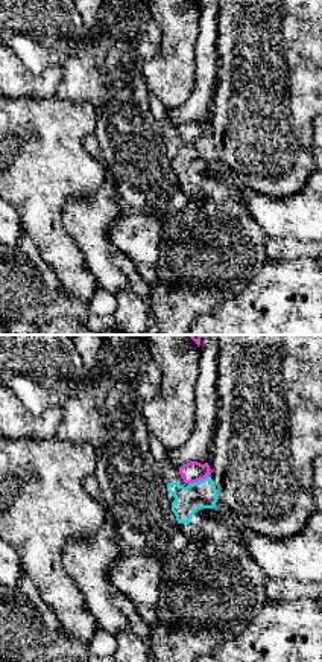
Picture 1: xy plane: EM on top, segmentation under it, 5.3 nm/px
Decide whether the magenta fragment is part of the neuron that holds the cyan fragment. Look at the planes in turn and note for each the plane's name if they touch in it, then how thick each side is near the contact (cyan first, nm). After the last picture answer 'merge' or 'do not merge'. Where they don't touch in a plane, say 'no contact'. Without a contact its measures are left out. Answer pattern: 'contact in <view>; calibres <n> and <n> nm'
contact in xy; calibres 150 and 110 nm

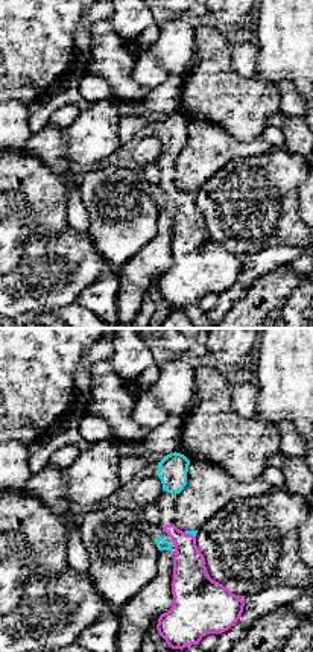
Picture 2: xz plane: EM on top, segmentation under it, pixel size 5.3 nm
contact in xz; calibres 30 and 190 nm

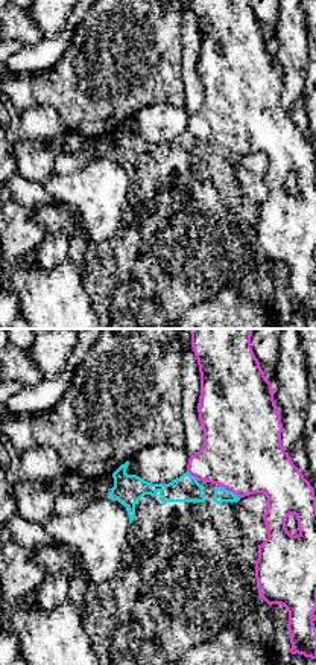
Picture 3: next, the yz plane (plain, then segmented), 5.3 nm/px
contact in yz; calibres 80 and 420 nm

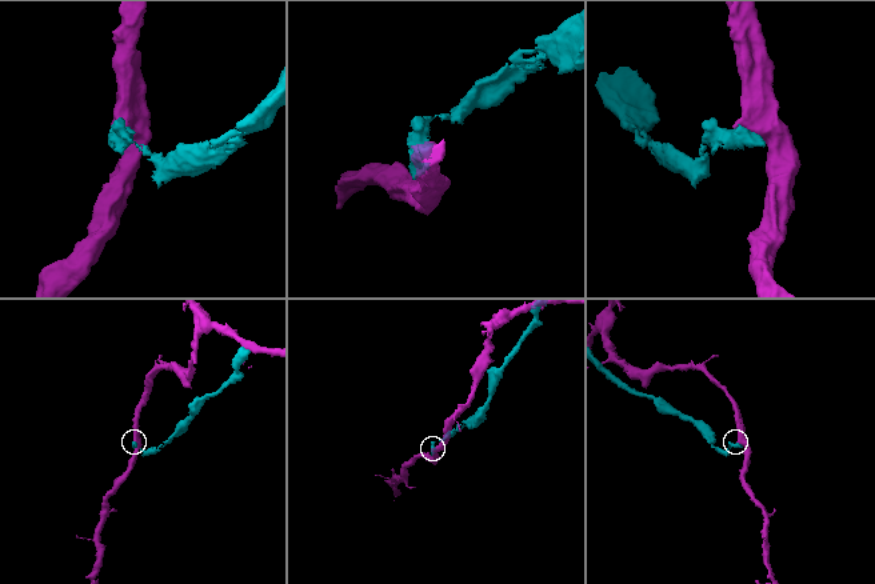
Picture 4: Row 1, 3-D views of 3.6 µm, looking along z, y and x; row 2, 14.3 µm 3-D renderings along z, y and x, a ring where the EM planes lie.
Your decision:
do not merge

